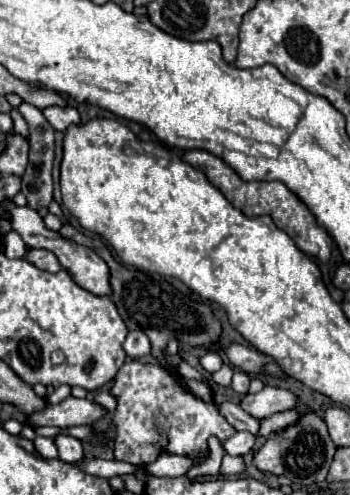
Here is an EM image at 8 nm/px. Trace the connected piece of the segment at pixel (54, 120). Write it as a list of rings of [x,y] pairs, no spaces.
[[[47,107],[43,109],[47,121],[53,125],[57,131],[67,131],[71,125],[79,125],[81,117],[75,107]]]

